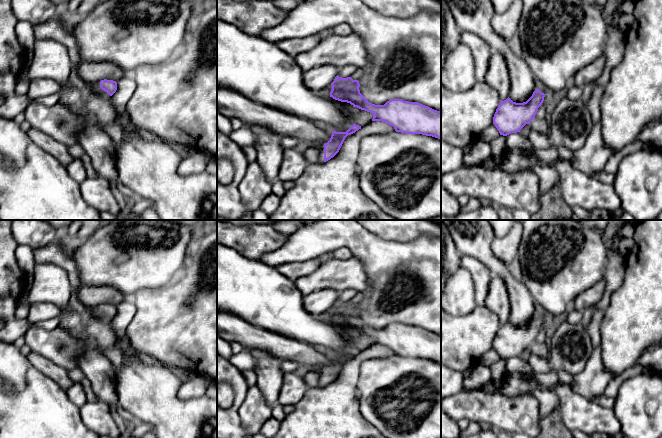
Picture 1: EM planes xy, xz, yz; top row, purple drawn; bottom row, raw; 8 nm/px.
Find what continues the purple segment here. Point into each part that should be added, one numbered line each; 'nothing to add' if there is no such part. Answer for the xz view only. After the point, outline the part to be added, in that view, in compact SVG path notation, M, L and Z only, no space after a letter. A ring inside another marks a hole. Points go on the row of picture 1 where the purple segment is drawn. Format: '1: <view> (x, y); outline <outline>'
1: xz (321, 157); outline M324 144L320 147L320 155L318 157L318 161L319 163L323 163L324 162Z

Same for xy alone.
1: xy (97, 85); outline M100 81L96 82L94 85L95 85L95 88L98 90L99 93L105 95L108 98L111 97L107 92L105 92L104 90L101 89L101 87L100 87Z

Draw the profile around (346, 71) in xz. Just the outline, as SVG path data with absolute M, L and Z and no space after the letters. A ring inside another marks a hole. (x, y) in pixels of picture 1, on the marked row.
M346 65L339 69L338 76L342 77L342 78L350 77L352 75L352 73L355 72L356 69L357 69L357 67L355 67L353 65Z

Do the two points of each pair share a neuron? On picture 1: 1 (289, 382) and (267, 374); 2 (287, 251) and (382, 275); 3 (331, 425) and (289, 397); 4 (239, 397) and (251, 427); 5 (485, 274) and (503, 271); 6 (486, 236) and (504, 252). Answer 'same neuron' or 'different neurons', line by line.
1: different neurons
2: same neuron
3: different neurons
4: different neurons
5: different neurons
6: different neurons

